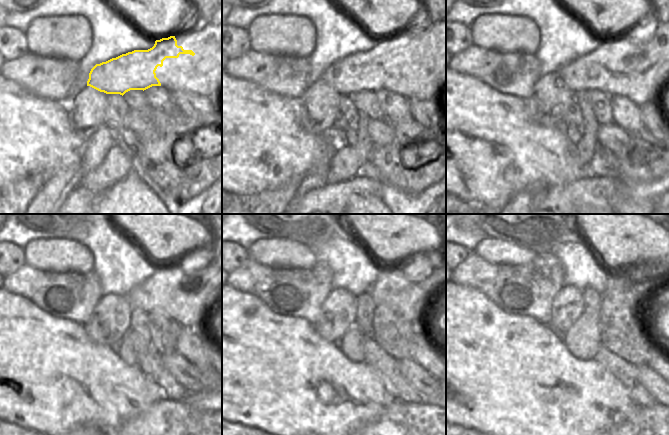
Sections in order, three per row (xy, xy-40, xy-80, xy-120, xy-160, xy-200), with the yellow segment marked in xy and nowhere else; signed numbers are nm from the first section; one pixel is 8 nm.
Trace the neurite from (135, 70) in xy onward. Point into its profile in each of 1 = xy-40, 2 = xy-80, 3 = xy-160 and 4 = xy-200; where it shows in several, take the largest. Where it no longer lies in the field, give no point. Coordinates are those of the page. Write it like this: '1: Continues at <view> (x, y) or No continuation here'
1: Continues at xy-40 (360, 71)
2: Continues at xy-80 (585, 73)
3: Continues at xy-160 (393, 273)
4: Continues at xy-200 (617, 274)

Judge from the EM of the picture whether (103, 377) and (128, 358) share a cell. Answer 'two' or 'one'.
two

